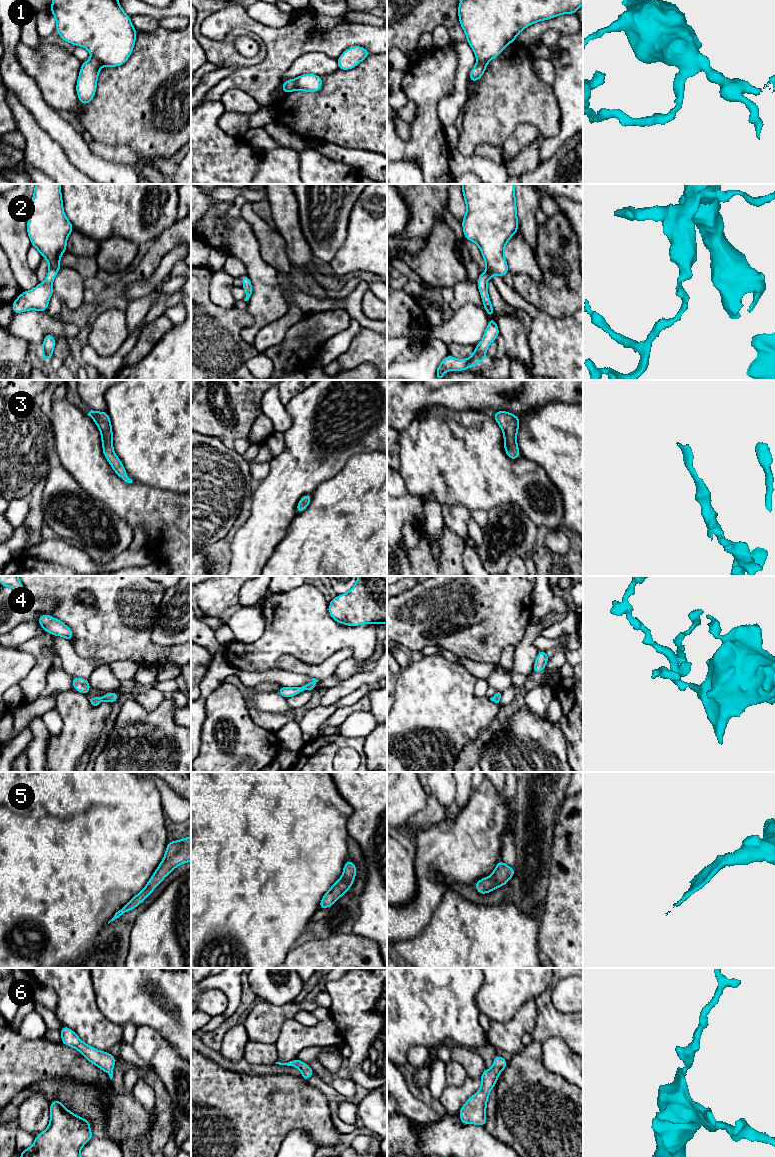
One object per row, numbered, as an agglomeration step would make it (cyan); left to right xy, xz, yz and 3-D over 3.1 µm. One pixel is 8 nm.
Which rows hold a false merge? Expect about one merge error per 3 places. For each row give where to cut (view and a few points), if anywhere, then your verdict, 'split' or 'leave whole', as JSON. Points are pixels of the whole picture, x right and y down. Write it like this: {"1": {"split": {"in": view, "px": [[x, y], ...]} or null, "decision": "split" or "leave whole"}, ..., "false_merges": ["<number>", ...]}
{"1": {"split": {"in": "xy", "px": [[92, 57], [102, 65]]}, "decision": "split"}, "2": {"split": null, "decision": "leave whole"}, "3": {"split": null, "decision": "leave whole"}, "4": {"split": null, "decision": "leave whole"}, "5": {"split": null, "decision": "leave whole"}, "6": {"split": null, "decision": "leave whole"}, "false_merges": ["1"]}

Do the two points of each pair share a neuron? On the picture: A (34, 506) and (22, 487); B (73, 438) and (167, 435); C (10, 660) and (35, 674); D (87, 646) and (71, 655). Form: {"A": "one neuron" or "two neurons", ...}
{"A": "two neurons", "B": "two neurons", "C": "two neurons", "D": "two neurons"}

